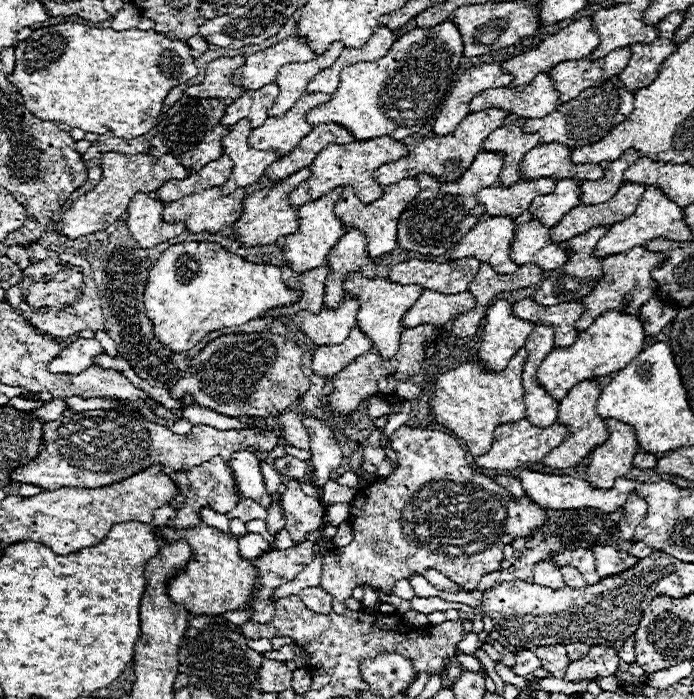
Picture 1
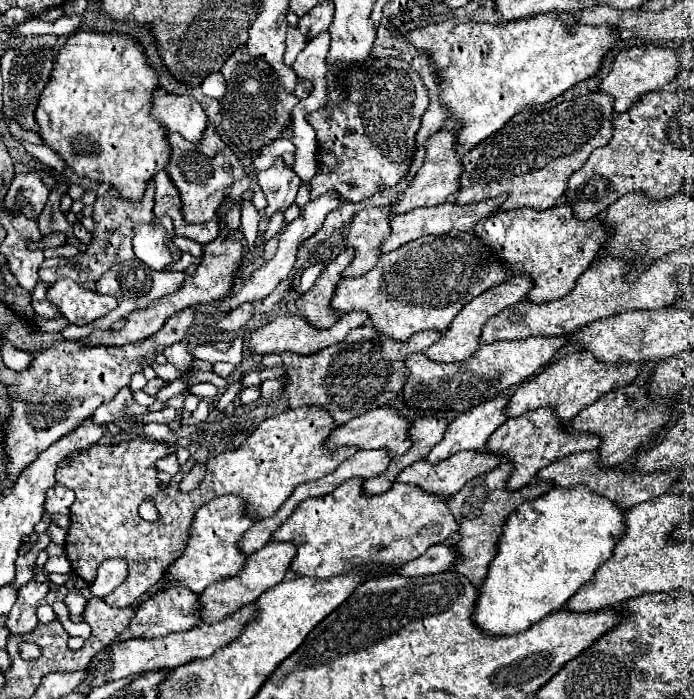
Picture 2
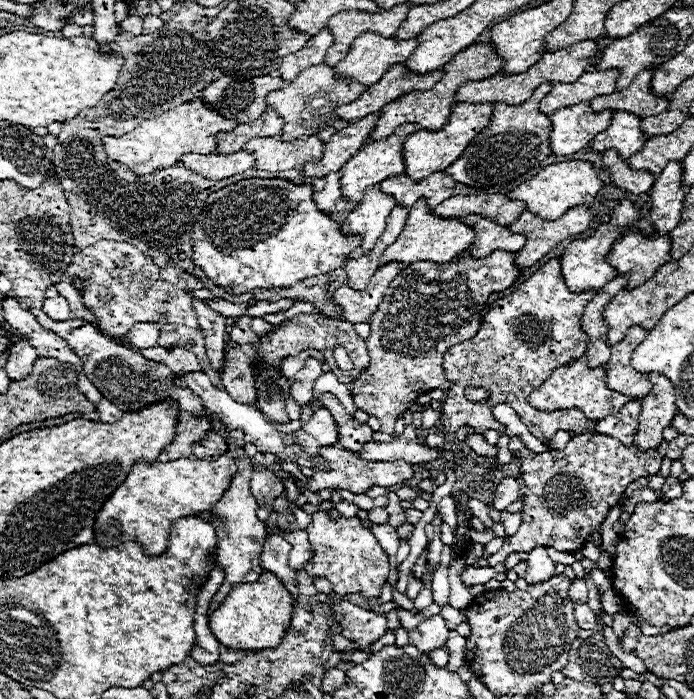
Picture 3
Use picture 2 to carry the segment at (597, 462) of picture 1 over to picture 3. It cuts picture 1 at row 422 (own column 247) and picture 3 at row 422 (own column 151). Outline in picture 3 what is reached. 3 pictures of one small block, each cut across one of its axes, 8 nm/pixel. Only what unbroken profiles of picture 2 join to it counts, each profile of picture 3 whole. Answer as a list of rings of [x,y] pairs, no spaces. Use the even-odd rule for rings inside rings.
[[[650,372],[648,378],[652,382],[652,390],[646,398],[642,398],[642,414],[636,434],[636,446],[642,450],[656,448],[662,442],[664,428],[672,424],[678,412],[672,382],[658,372]]]

